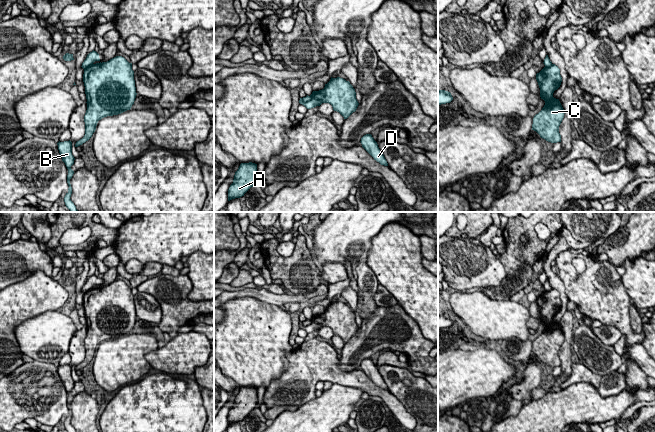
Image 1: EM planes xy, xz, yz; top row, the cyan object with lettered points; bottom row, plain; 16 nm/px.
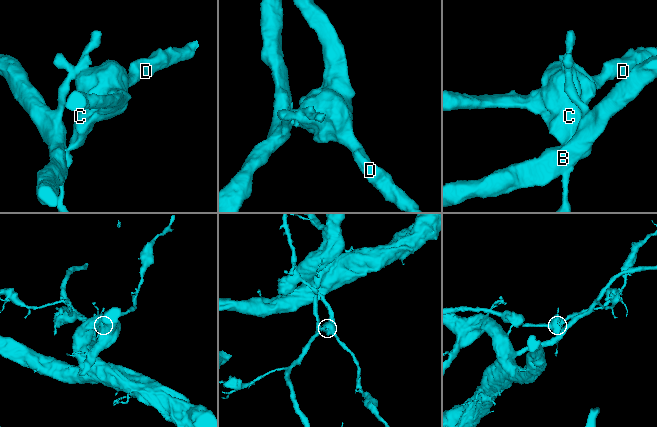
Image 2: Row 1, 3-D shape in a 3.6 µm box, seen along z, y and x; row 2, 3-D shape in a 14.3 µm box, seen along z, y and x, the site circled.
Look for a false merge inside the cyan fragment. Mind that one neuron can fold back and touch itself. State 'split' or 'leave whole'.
split

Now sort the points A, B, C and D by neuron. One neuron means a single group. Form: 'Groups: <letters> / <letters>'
Groups: A B / C D

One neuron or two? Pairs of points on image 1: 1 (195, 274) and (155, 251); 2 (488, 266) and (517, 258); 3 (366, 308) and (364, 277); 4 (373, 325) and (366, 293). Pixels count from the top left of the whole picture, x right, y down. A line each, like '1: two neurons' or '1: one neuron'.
1: two neurons
2: two neurons
3: one neuron
4: two neurons

